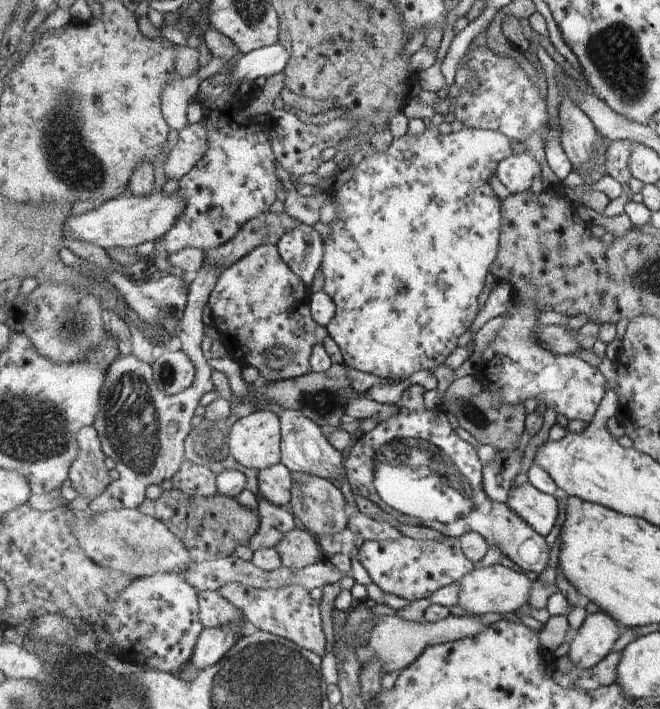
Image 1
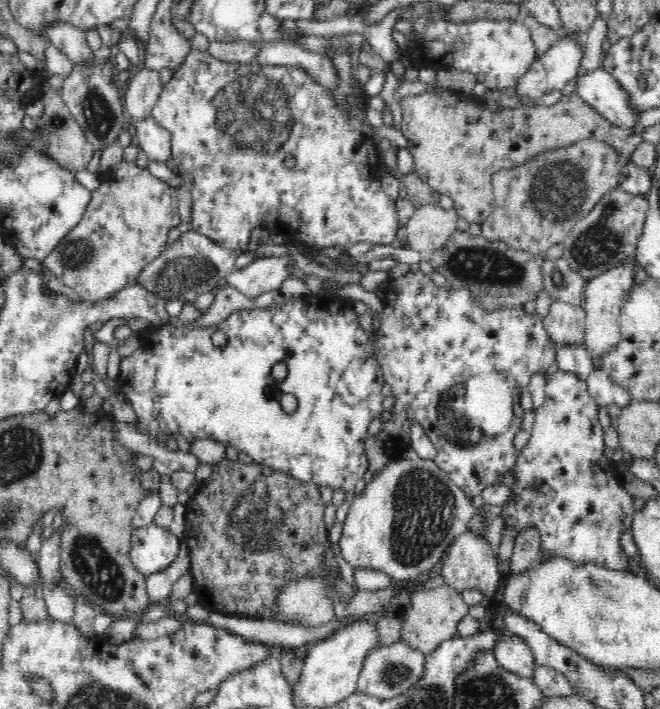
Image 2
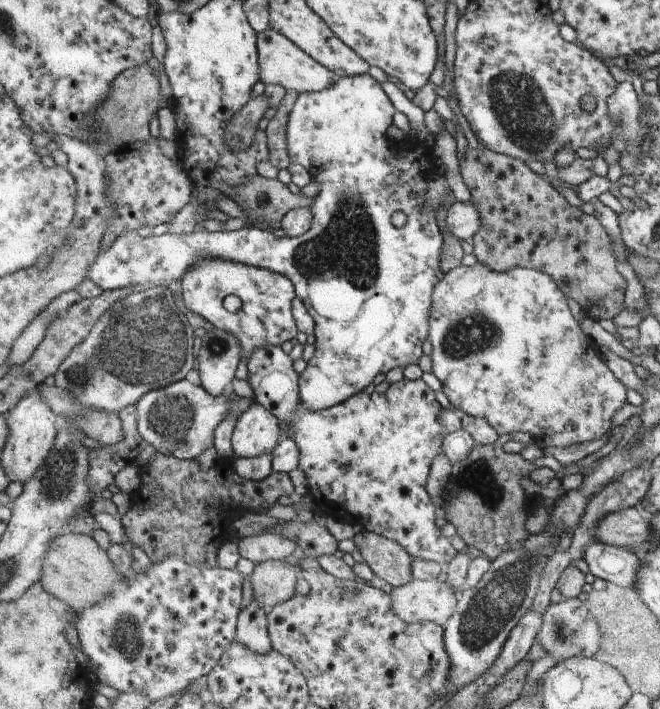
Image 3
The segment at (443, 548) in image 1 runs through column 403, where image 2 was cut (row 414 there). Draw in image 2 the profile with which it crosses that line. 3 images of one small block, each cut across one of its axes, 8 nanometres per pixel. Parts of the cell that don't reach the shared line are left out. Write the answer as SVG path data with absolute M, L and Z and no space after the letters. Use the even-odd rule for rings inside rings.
M558 370L557 372L549 375L547 377L546 386L544 386L545 400L544 404L535 412L535 418L533 422L533 427L531 430L530 440L525 444L525 447L517 455L515 462L513 475L515 480L515 485L511 488L511 497L508 502L505 502L500 506L500 512L503 516L502 521L504 526L514 525L516 531L522 530L524 526L535 526L541 536L541 550L547 550L551 552L551 556L554 557L564 557L575 559L580 562L596 562L604 567L610 567L612 570L627 570L629 568L630 557L624 553L623 547L621 545L621 535L627 531L630 532L630 524L632 524L632 514L635 512L634 508L634 498L624 492L623 488L618 488L618 486L608 486L606 480L604 480L604 466L608 466L610 462L604 457L605 440L604 440L604 430L600 425L600 420L598 419L598 409L599 405L590 396L587 391L586 381L580 380L576 377L574 373L564 372Z

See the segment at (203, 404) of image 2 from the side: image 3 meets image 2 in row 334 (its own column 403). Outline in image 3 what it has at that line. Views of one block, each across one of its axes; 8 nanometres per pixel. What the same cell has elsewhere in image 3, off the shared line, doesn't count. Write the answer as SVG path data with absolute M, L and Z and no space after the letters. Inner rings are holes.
M367 73L366 75L359 75L354 77L341 77L337 78L337 80L326 89L323 89L319 92L307 92L307 93L300 93L298 96L297 102L295 103L293 112L290 114L290 122L287 125L287 144L288 144L288 153L290 154L291 160L293 162L299 162L302 167L304 167L307 172L309 173L309 176L317 186L320 186L319 194L317 194L316 197L313 198L312 203L310 204L309 208L312 209L312 213L314 214L314 221L311 227L311 230L308 230L305 234L302 234L301 236L296 237L279 237L275 236L273 232L271 232L270 228L263 228L262 226L248 226L244 227L242 229L238 229L236 231L217 231L217 232L194 232L190 235L181 235L177 234L174 235L171 232L166 232L163 235L156 236L153 238L153 236L150 236L149 238L141 238L137 235L136 232L127 232L127 234L118 237L113 244L111 244L111 247L107 251L101 251L97 253L97 258L93 264L91 264L89 270L87 270L87 275L91 277L104 291L106 290L117 290L117 289L126 289L126 288L133 288L135 292L139 290L143 290L145 288L149 288L150 286L154 286L157 284L157 286L162 286L163 284L173 286L174 289L179 289L180 284L182 282L182 278L184 277L184 274L188 272L189 267L192 267L195 263L198 263L201 259L211 258L211 257L221 257L222 259L229 259L232 261L241 261L243 264L248 265L255 265L257 267L266 268L278 273L281 273L282 275L288 276L292 281L293 284L296 287L296 296L299 297L304 303L305 306L312 312L312 314L316 318L316 353L315 356L308 362L309 366L307 367L307 370L303 372L303 374L300 374L300 379L298 380L299 384L299 398L301 401L301 404L306 409L309 409L311 411L322 411L328 408L331 408L332 406L335 406L336 404L341 404L342 402L345 402L348 398L351 398L353 395L356 395L357 393L360 393L362 390L365 390L365 386L369 386L379 374L385 374L385 372L389 372L389 370L393 370L393 368L405 368L405 366L409 366L409 364L417 364L419 360L421 360L421 356L423 356L423 344L425 344L425 340L427 338L430 338L430 331L431 331L431 314L432 314L432 296L433 293L436 290L437 283L439 281L442 281L445 278L445 273L443 273L443 270L439 270L439 260L441 260L441 256L443 256L443 244L445 244L445 240L443 240L443 234L441 234L441 230L439 230L439 226L437 226L437 216L435 216L435 209L432 207L432 204L430 203L430 200L428 199L428 188L430 185L431 180L433 180L437 176L437 170L438 170L438 156L436 155L436 150L431 149L423 142L416 143L405 143L402 142L401 144L397 144L393 140L389 139L387 137L387 130L391 128L391 124L393 124L393 116L397 114L397 111L395 110L395 106L391 104L391 100L389 100L389 96L385 94L385 90L381 88L381 83L377 82L373 76L369 76ZM397 210L402 211L404 214L407 215L407 223L402 228L397 228L397 226L393 226L393 222L391 222L391 216L397 212Z

